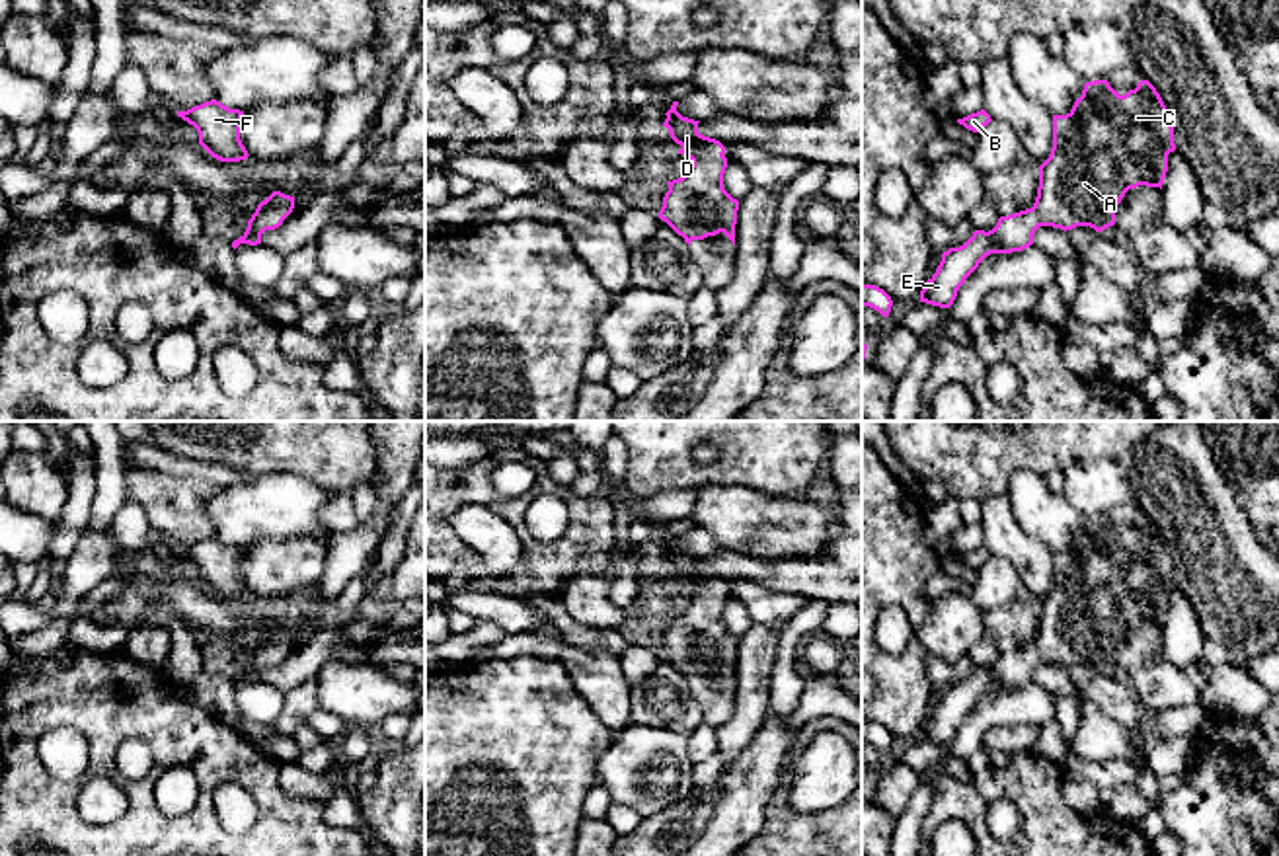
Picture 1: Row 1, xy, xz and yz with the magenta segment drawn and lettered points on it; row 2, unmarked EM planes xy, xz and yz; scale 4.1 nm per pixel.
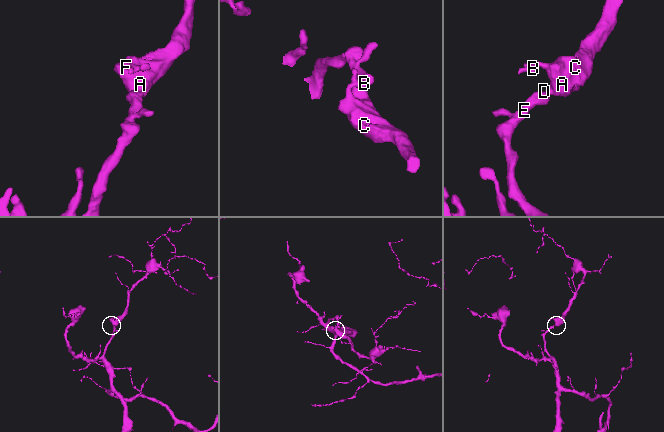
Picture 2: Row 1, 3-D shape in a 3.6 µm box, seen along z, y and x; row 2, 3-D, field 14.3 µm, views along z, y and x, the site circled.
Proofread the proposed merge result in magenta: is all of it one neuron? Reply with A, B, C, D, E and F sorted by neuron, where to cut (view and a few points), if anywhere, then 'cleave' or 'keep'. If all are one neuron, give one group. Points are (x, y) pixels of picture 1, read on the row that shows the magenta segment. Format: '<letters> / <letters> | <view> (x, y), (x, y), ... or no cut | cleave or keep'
A B C D E F | no cut | keep

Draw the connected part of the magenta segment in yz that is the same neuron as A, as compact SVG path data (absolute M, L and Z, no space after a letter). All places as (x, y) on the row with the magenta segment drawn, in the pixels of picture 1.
M1107 80L1086 82L1072 109L1053 115L1053 148L1039 166L1033 207L1000 216L992 230L975 230L963 246L944 252L920 291L920 302L950 308L987 255L1029 248L1039 226L1065 232L1113 226L1117 205L1129 189L1162 189L1174 150L1170 115L1148 80L1125 96Z

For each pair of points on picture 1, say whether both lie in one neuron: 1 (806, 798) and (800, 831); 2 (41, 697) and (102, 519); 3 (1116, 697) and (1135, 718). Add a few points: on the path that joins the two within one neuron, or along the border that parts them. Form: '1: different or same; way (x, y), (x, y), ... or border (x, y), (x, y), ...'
1: different; border (841, 800), (825, 808), (796, 812)
2: different; border (77, 646), (75, 660), (69, 665), (20, 656)
3: same; way (1120, 702), (1129, 712)

